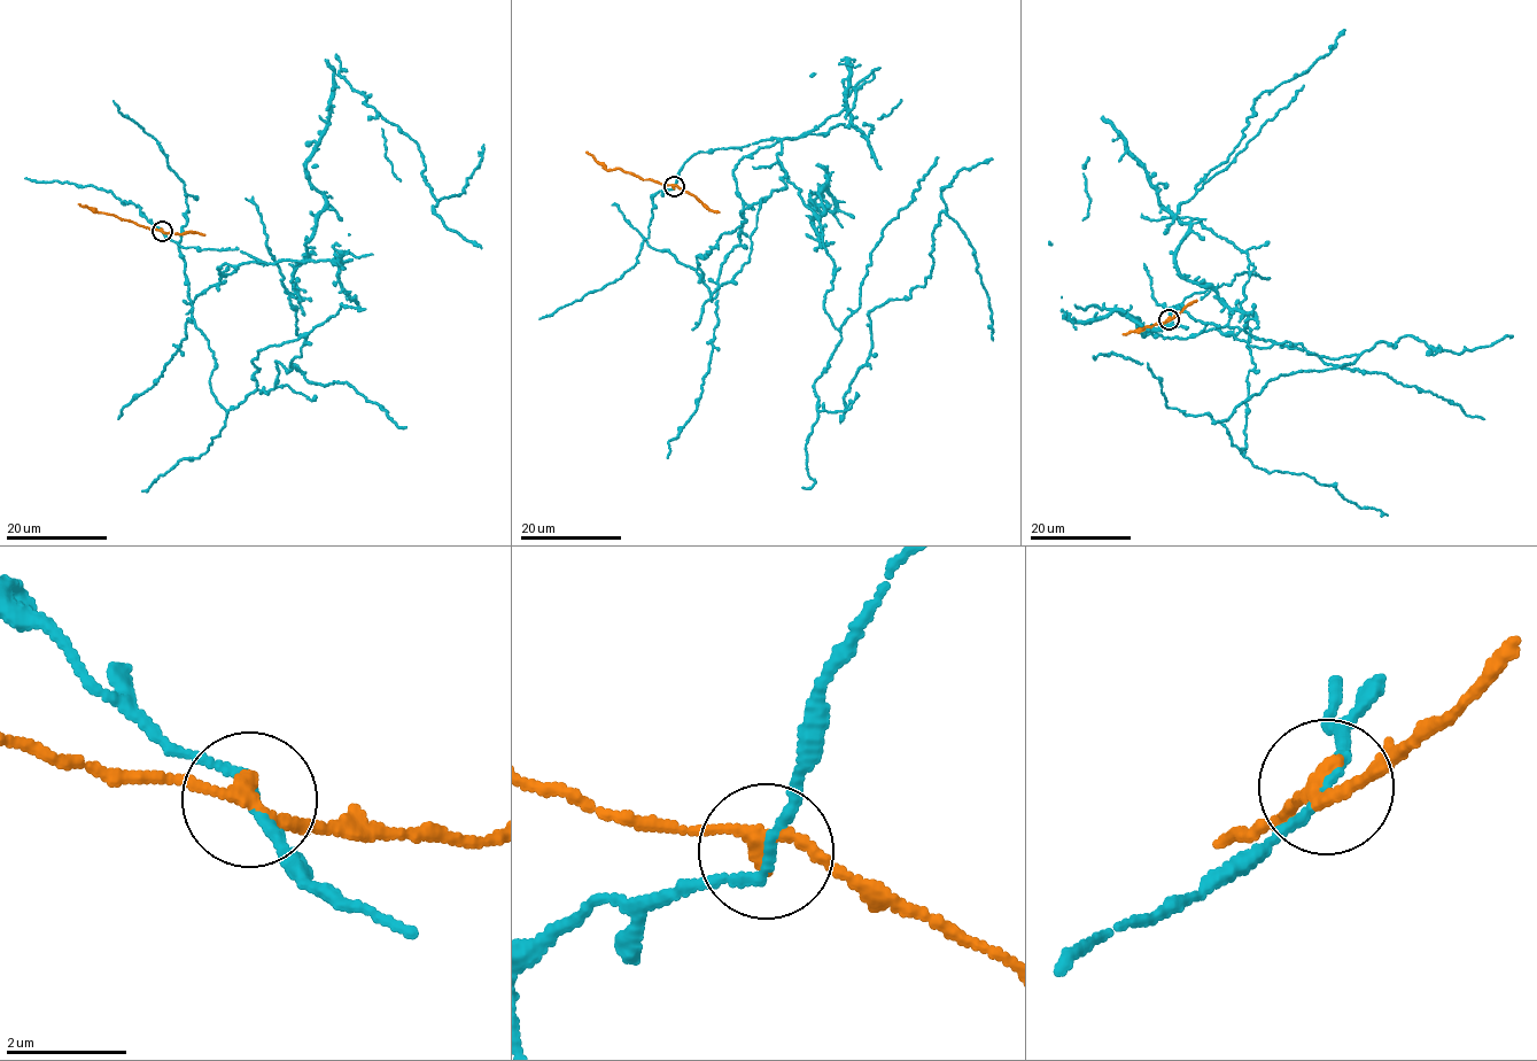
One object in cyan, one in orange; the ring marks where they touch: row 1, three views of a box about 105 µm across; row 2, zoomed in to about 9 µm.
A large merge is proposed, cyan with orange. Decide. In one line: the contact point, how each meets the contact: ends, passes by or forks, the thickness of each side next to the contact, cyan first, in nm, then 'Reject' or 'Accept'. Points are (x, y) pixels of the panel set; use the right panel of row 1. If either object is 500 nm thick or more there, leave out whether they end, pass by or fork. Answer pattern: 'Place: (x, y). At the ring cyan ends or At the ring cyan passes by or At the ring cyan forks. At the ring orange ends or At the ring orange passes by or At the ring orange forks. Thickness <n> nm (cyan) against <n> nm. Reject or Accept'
Place: (1169, 319). At the ring cyan passes by. At the ring orange passes by. Thickness 130 nm (cyan) against 240 nm. Reject

